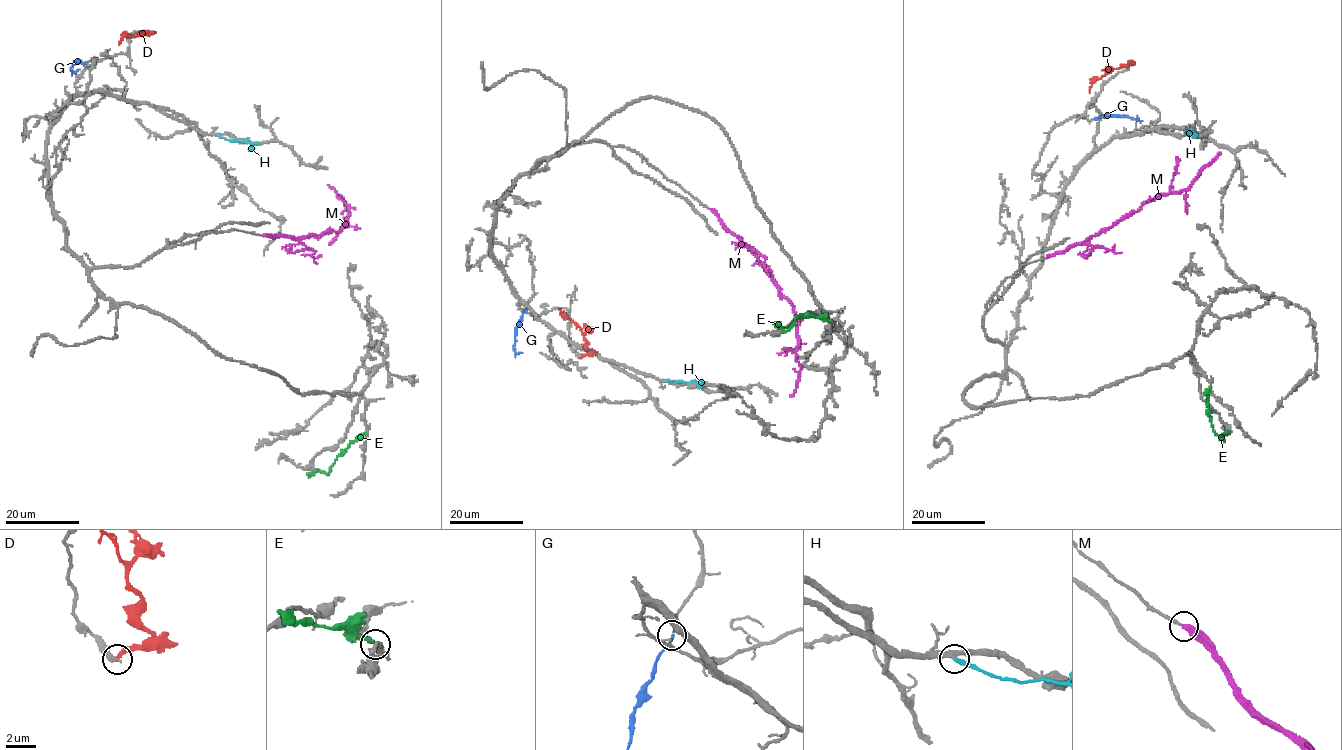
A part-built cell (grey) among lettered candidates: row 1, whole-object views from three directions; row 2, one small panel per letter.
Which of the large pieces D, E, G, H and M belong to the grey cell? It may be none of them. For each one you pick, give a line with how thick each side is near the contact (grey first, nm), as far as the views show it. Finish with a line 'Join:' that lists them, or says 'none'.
G: calibres 150 and 150 nm
Join: G

